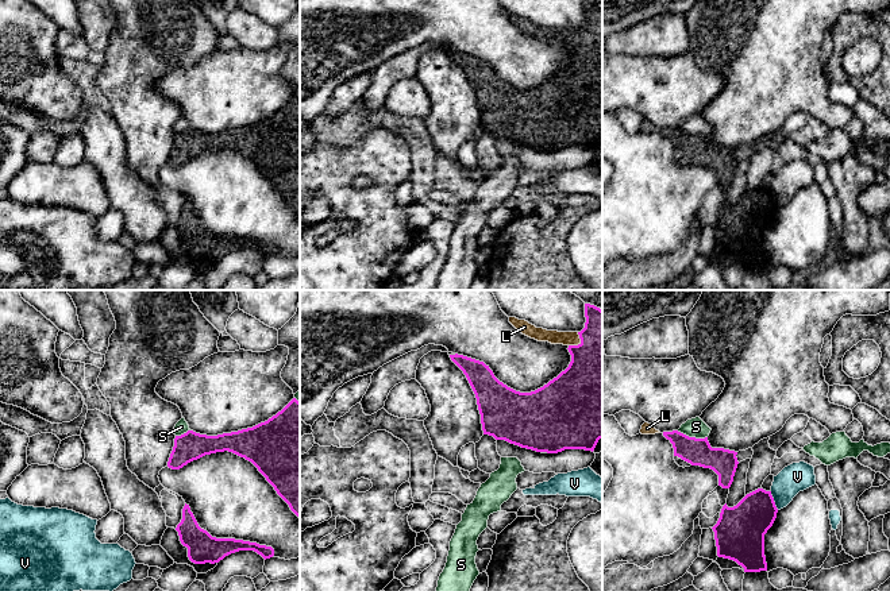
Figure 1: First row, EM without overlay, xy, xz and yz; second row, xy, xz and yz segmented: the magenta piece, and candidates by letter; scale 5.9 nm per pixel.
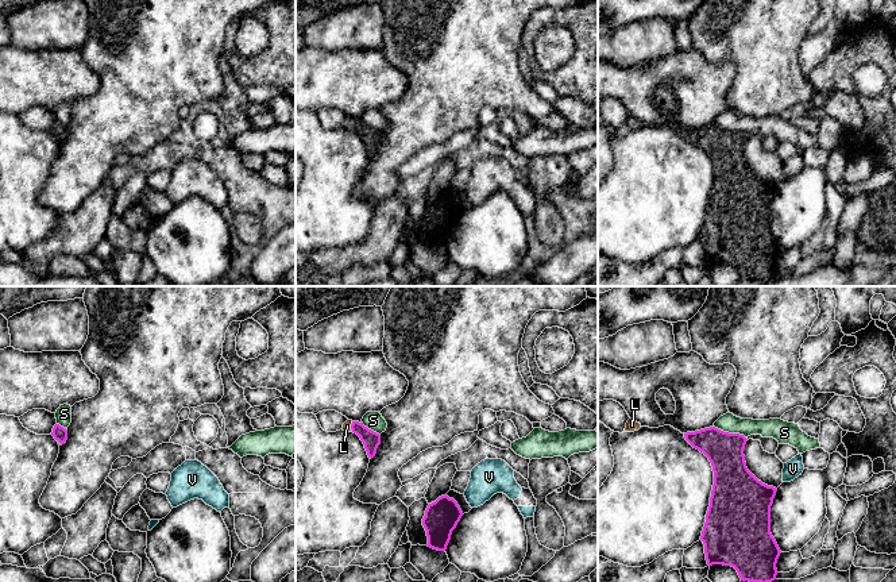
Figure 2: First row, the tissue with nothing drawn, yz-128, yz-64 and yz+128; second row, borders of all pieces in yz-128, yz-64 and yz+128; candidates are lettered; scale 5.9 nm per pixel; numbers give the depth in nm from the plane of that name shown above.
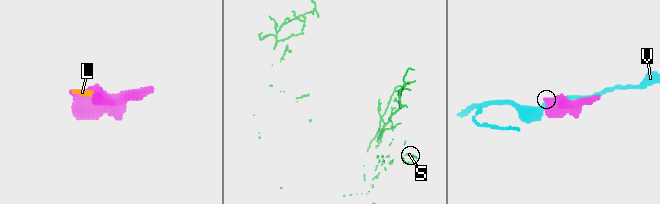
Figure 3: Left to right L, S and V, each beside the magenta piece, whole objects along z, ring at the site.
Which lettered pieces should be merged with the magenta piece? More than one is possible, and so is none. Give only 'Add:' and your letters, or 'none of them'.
Add: L

